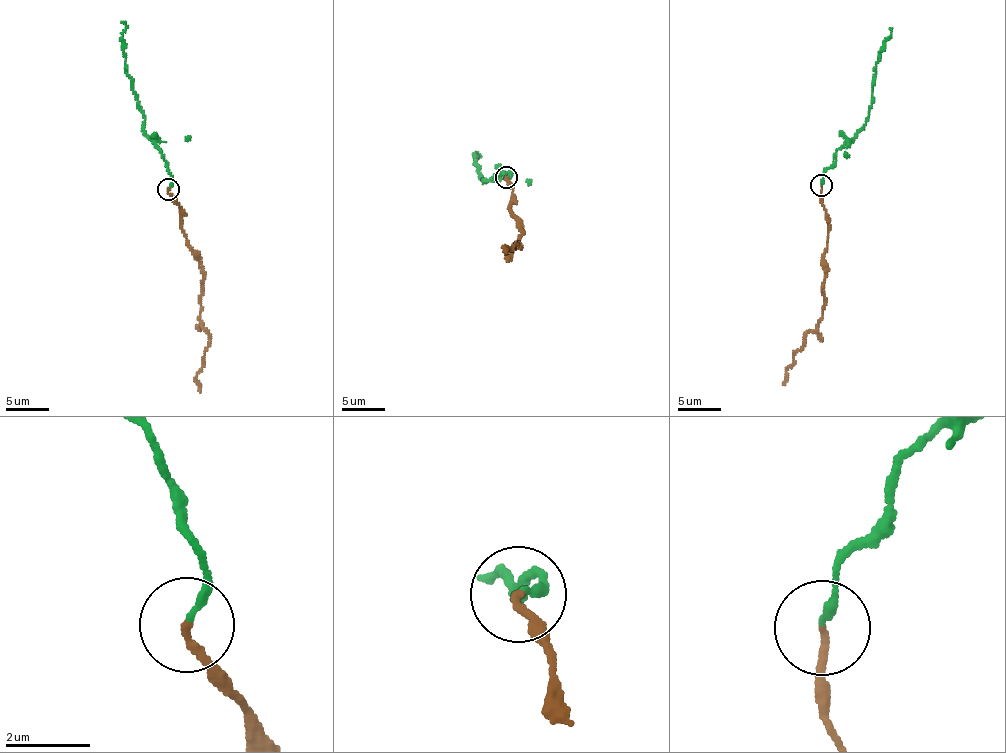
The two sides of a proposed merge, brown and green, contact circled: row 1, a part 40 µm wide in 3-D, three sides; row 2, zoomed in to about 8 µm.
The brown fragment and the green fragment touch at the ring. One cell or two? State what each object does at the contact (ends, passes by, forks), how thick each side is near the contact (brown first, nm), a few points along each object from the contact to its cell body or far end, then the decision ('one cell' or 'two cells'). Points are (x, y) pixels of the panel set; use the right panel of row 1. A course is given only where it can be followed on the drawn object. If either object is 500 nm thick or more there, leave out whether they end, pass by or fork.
brown ends; green ends; calibres 160 and 170 nm; course brown (822, 185), (828, 237), (822, 287), (824, 309), (793, 356), (783, 385); course green (822, 183), (823, 174), (833, 163), (834, 153), (866, 122), (876, 62), (883, 41), (891, 36), (890, 28); one cell

